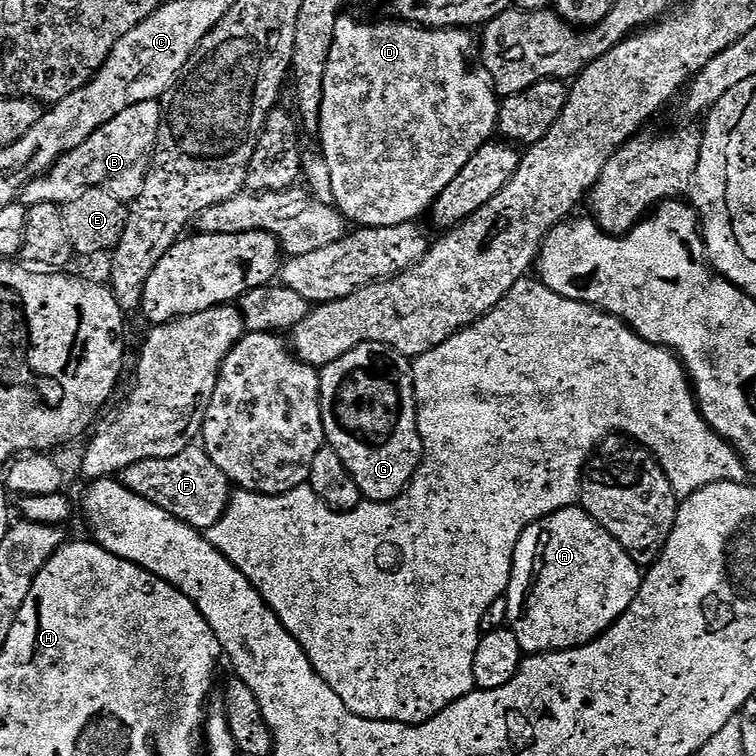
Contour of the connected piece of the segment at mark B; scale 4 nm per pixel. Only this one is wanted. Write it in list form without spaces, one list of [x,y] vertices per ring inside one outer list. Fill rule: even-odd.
[[[147,100],[130,110],[122,110],[118,118],[106,122],[82,146],[70,150],[43,174],[28,181],[18,195],[19,203],[58,204],[72,200],[88,188],[107,188],[118,199],[131,202],[142,190],[158,138],[161,113],[160,100]]]

